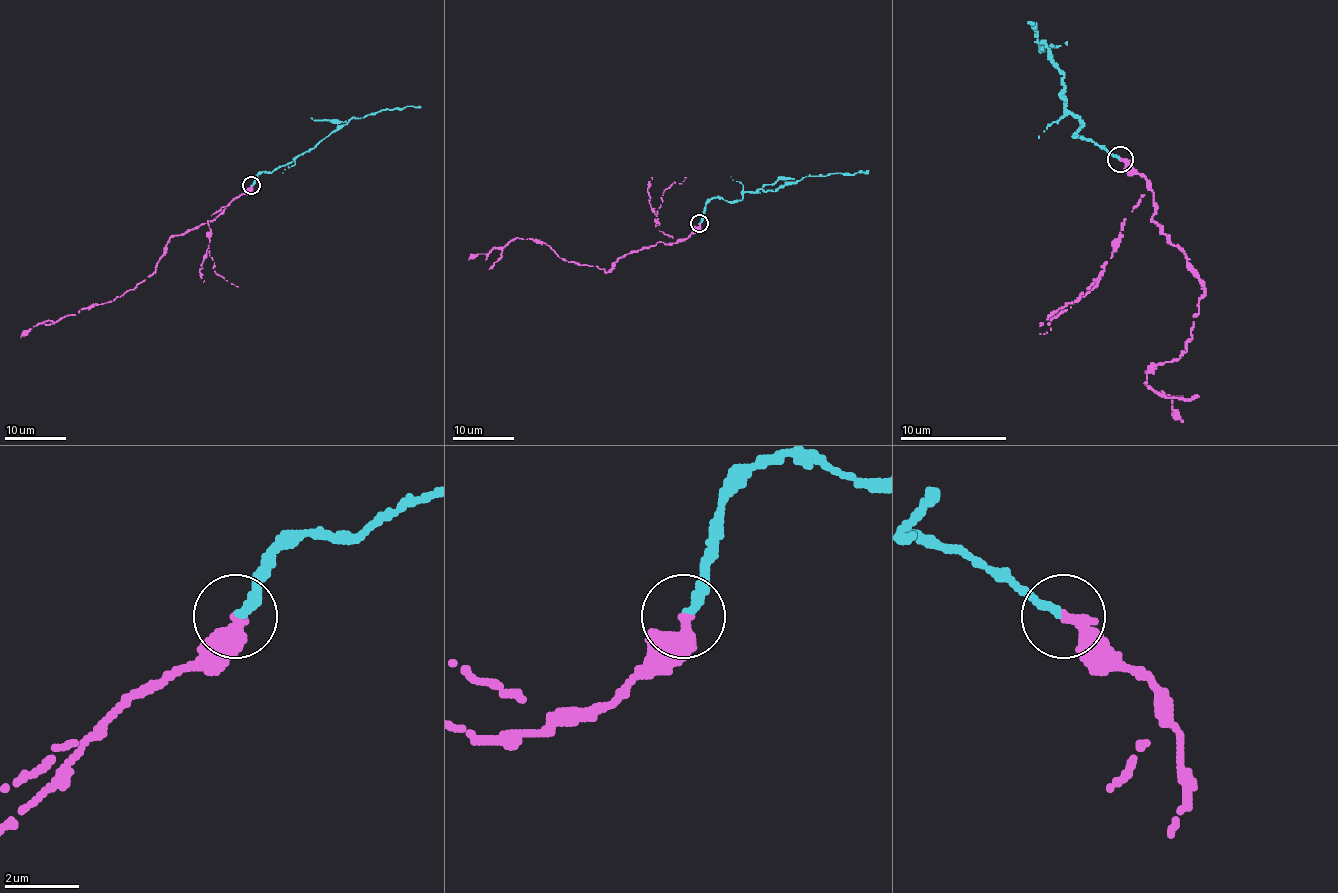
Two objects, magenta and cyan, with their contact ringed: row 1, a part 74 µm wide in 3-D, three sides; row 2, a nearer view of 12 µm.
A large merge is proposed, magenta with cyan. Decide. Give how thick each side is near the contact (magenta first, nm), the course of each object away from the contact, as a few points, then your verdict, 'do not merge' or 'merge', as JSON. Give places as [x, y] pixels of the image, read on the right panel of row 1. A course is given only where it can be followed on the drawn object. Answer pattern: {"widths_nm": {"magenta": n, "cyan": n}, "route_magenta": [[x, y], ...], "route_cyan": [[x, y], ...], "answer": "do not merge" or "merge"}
{"widths_nm": {"magenta": 380, "cyan": 280}, "route_magenta": [[1119, 160], [1146, 178], [1151, 218], [1205, 288], [1186, 349], [1151, 368], [1143, 384], [1167, 394], [1183, 421]], "route_cyan": [[1119, 160], [1074, 136], [1082, 122], [1066, 112], [1063, 74], [1045, 42], [1037, 42], [1034, 24], [1029, 24]], "answer": "merge"}

